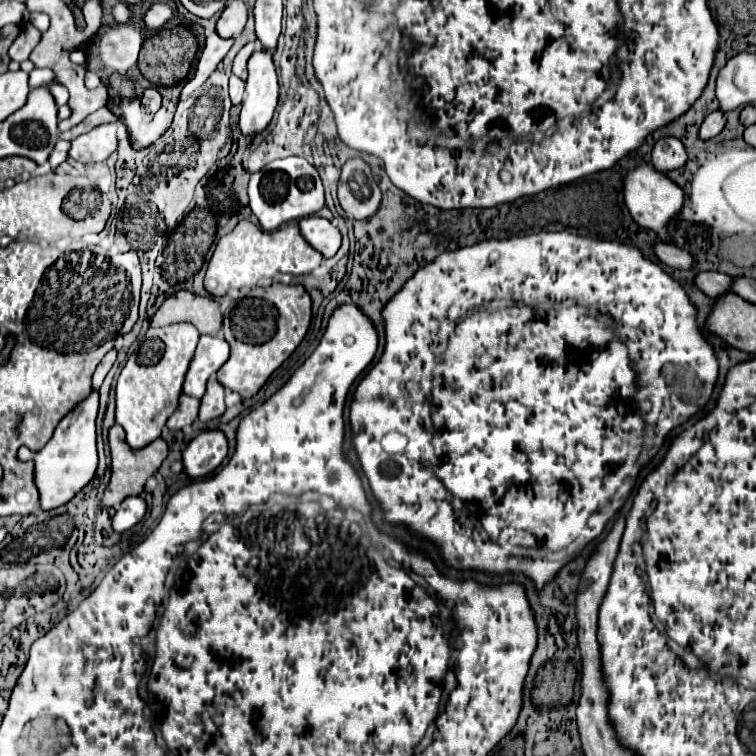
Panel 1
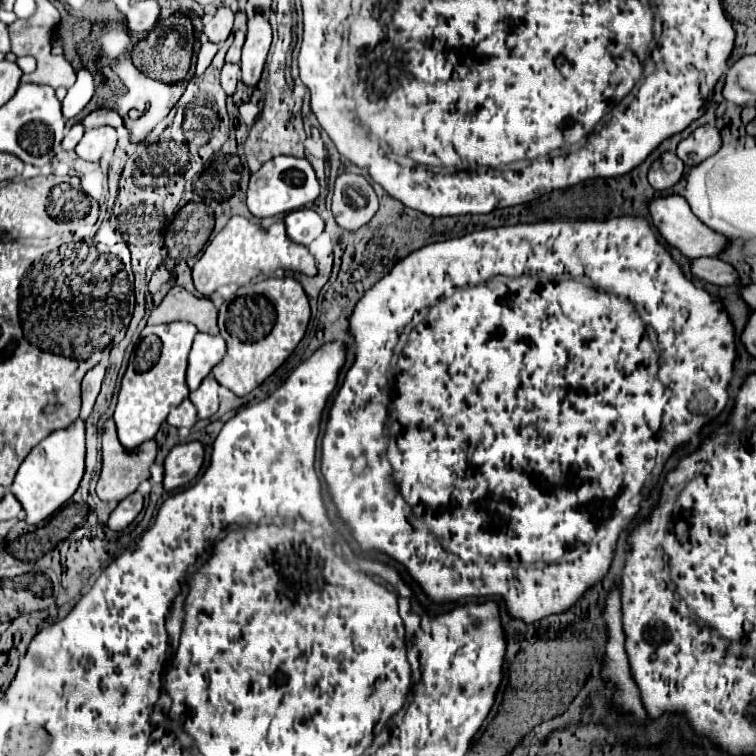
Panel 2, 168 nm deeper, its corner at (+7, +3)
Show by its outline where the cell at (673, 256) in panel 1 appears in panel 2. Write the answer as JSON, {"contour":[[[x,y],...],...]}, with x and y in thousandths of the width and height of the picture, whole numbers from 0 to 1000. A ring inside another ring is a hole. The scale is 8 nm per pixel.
{"contour":[[[927,340],[927,343],[911,343],[911,358],[917,366],[938,372],[943,377],[970,377],[975,374],[975,358],[948,343],[948,340]]]}

